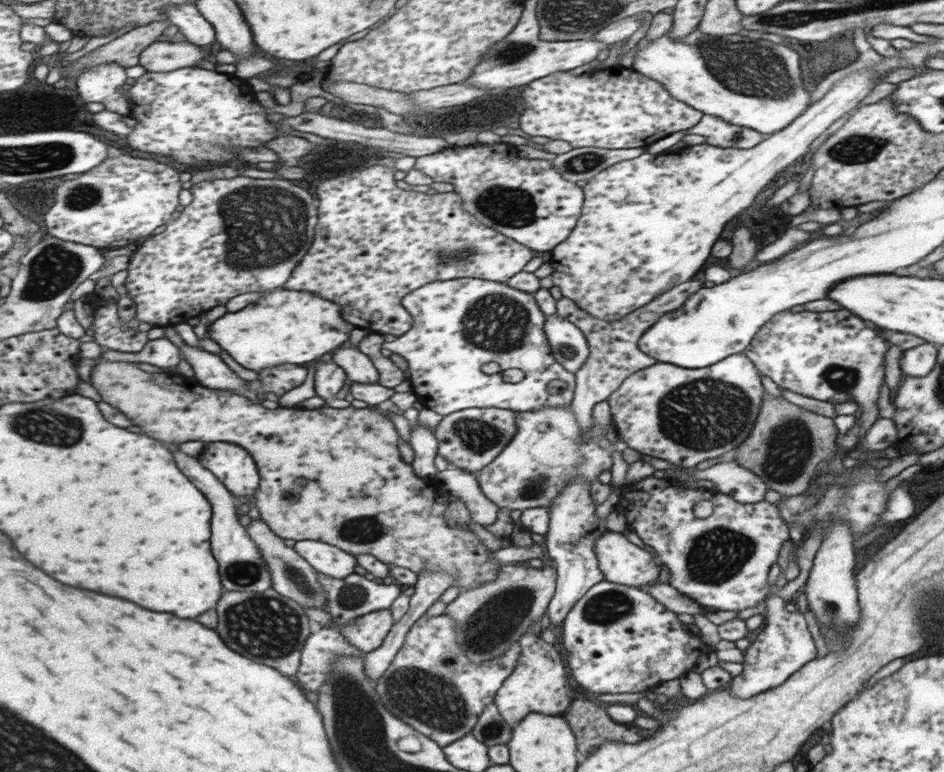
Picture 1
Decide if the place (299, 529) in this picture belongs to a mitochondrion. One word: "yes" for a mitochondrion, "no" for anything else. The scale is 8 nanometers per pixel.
no

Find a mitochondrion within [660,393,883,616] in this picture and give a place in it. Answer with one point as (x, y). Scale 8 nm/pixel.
(716, 555)

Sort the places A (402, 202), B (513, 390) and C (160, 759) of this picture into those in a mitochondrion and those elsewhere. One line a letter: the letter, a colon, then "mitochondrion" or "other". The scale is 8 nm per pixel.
A: other
B: other
C: other

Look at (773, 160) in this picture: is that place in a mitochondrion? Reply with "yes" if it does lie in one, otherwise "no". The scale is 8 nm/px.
no

